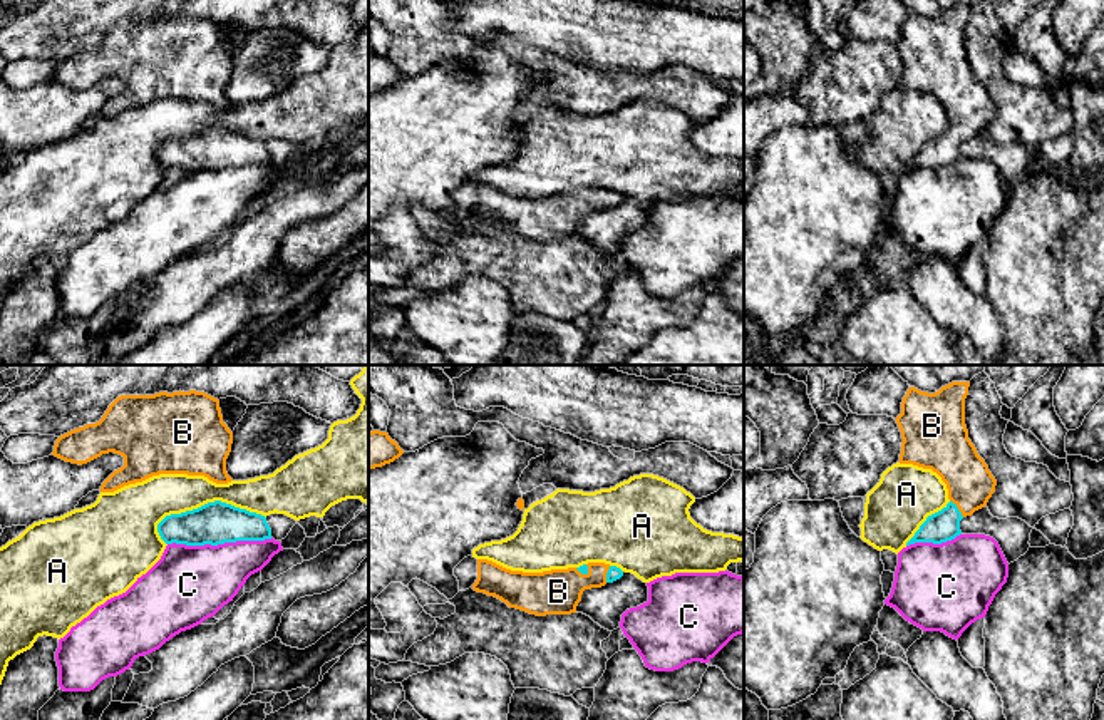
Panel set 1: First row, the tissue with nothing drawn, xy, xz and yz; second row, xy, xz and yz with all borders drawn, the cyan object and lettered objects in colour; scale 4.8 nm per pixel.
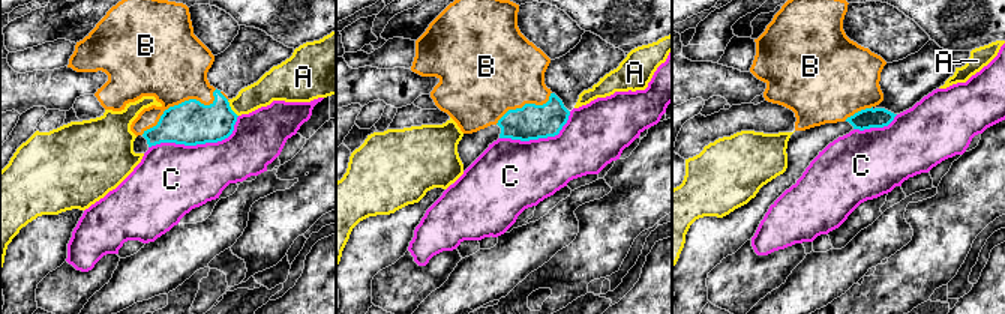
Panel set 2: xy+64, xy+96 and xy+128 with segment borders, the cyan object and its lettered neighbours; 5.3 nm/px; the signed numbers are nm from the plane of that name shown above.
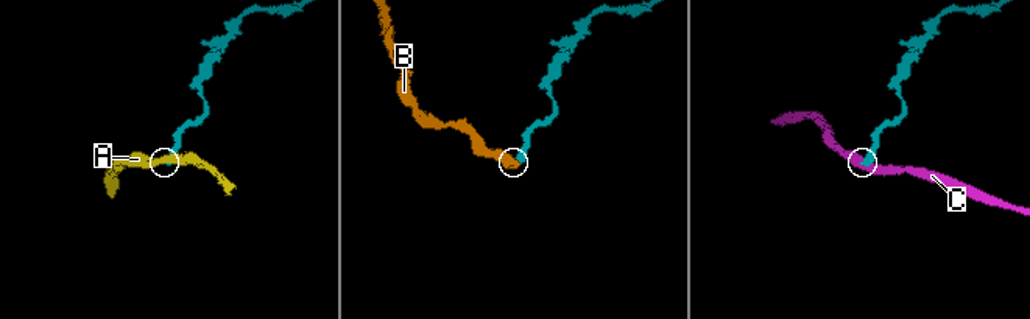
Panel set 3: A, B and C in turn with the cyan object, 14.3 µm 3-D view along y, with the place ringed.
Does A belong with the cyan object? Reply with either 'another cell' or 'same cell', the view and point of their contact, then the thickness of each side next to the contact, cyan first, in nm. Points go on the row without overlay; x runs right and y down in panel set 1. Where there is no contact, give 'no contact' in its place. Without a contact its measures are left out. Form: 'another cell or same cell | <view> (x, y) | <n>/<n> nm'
another cell | xy (208, 128) | 200/200 nm

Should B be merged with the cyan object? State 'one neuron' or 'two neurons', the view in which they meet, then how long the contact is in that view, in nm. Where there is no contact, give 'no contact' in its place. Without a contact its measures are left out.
one neuron | yz | 110 nm

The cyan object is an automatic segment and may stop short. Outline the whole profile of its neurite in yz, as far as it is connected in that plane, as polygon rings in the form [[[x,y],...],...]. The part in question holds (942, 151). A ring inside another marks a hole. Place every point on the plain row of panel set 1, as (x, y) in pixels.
[[[970,7],[935,18],[910,12],[895,44],[901,57],[900,89],[931,94],[947,109],[950,127],[926,142],[906,171],[941,169],[962,159],[960,146],[987,131],[997,105],[968,64],[965,23]]]

